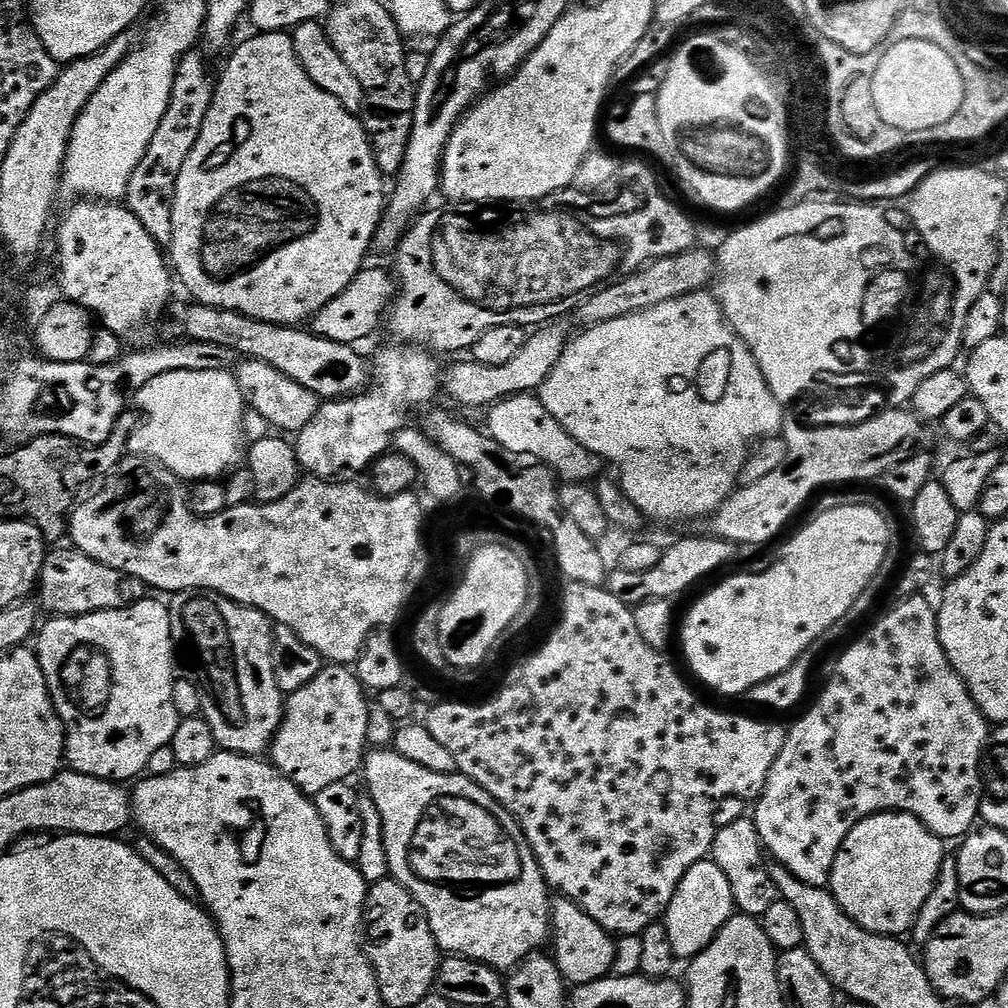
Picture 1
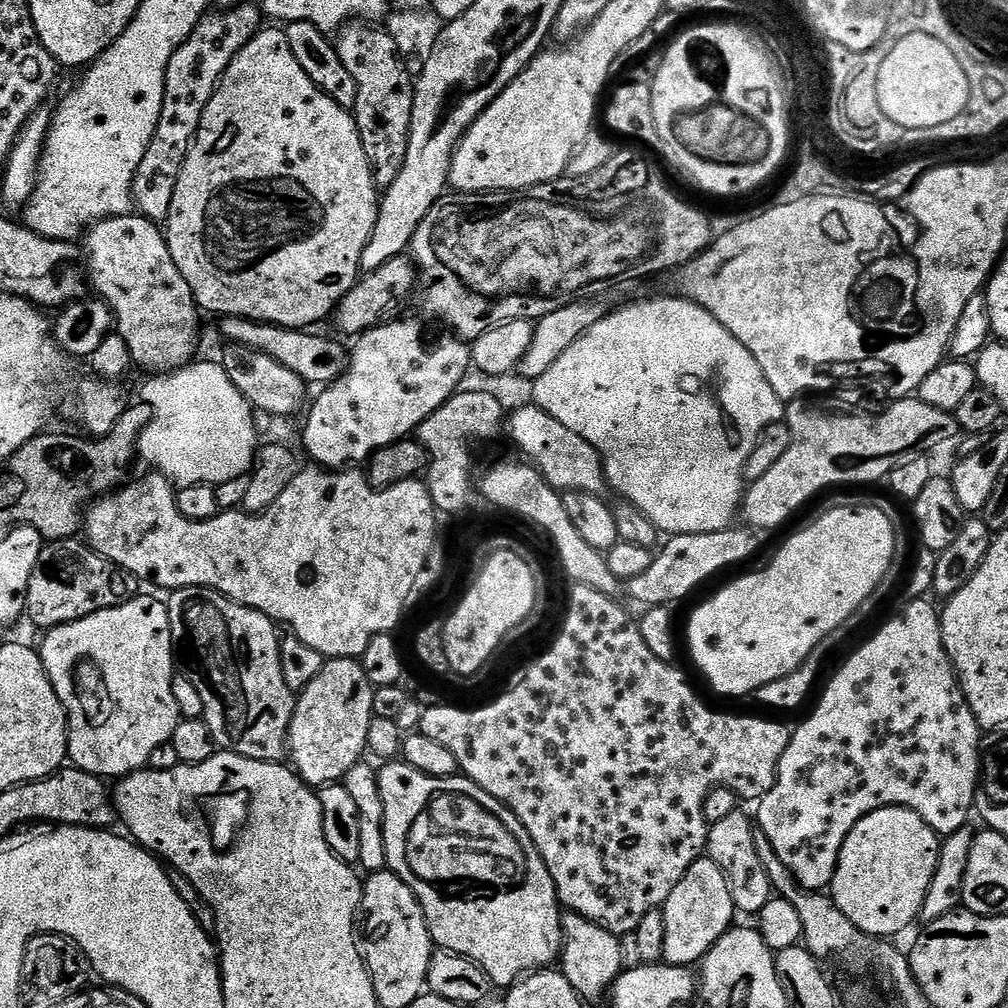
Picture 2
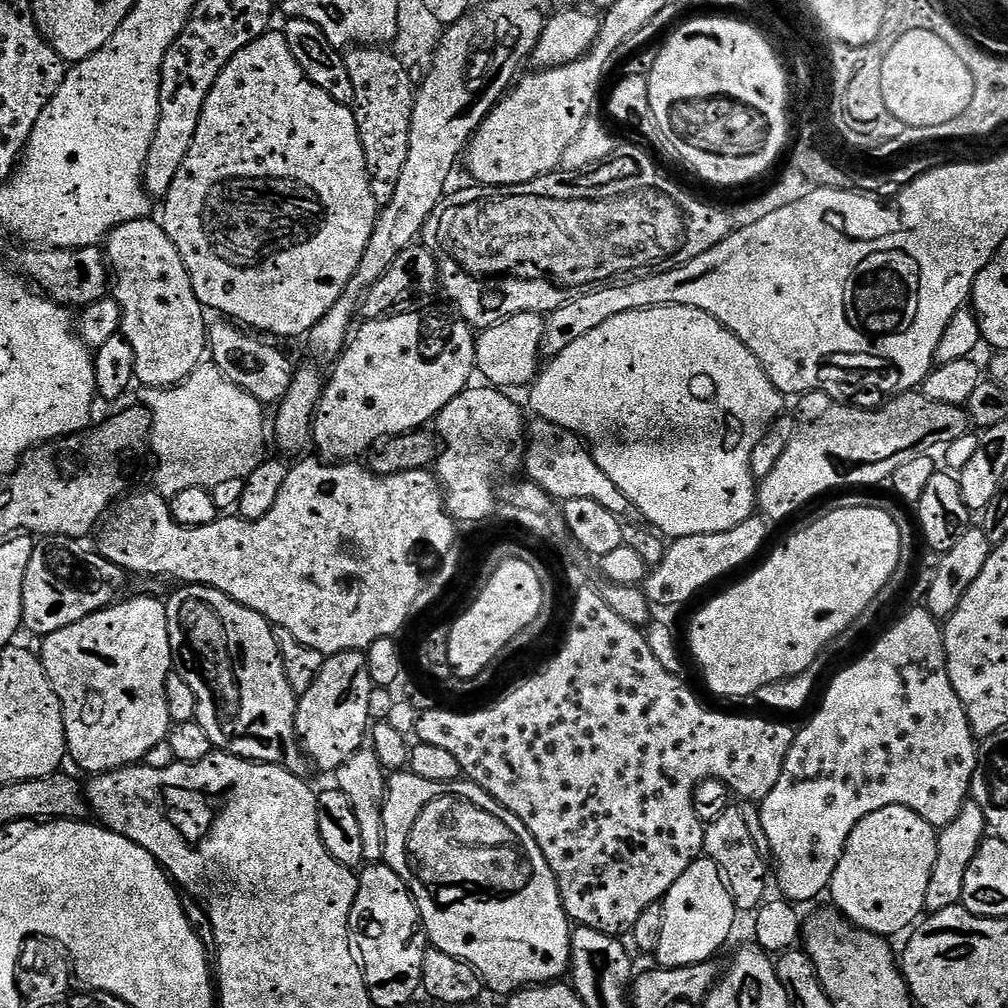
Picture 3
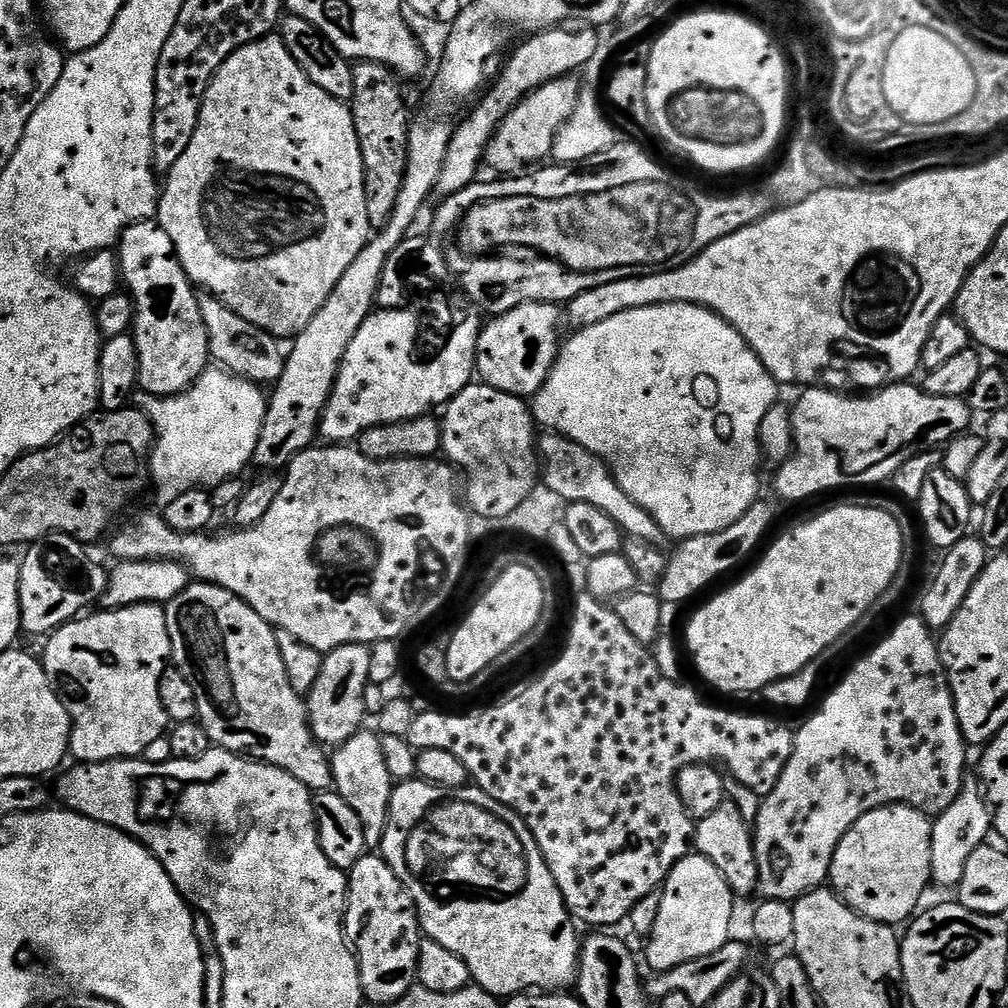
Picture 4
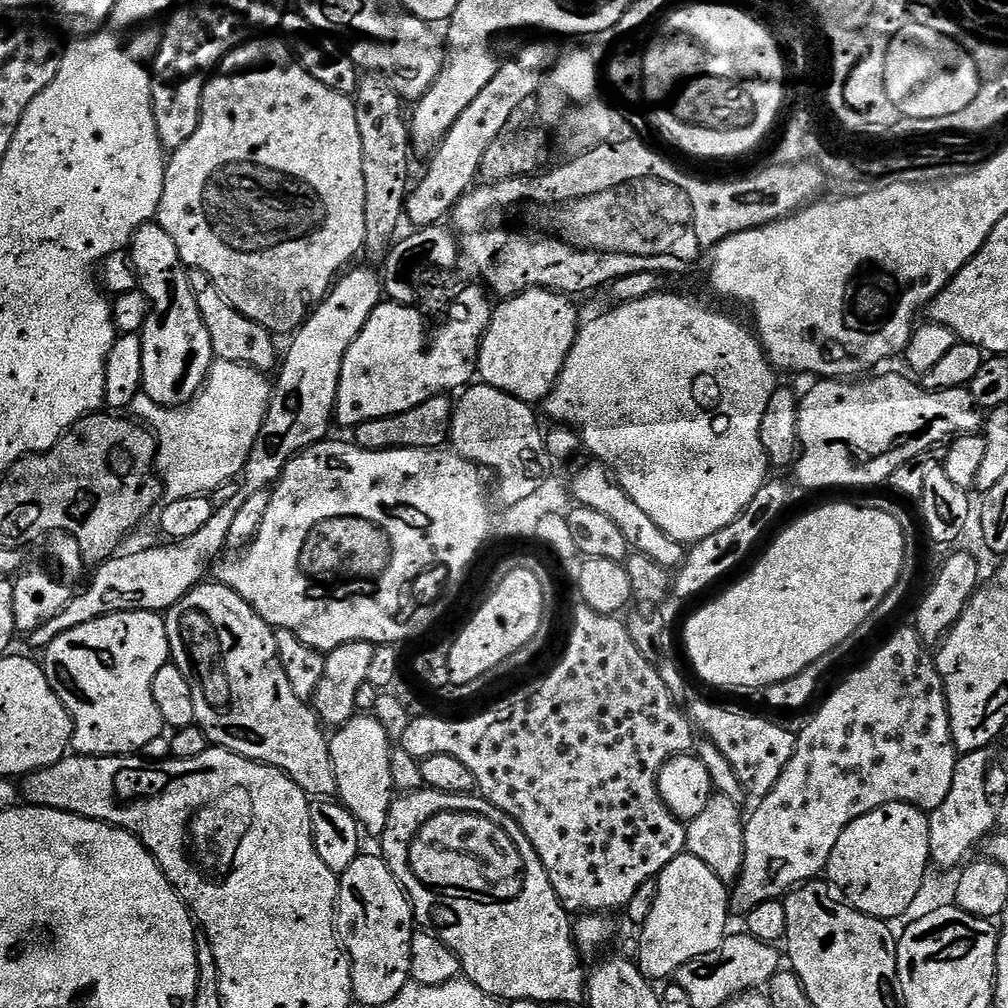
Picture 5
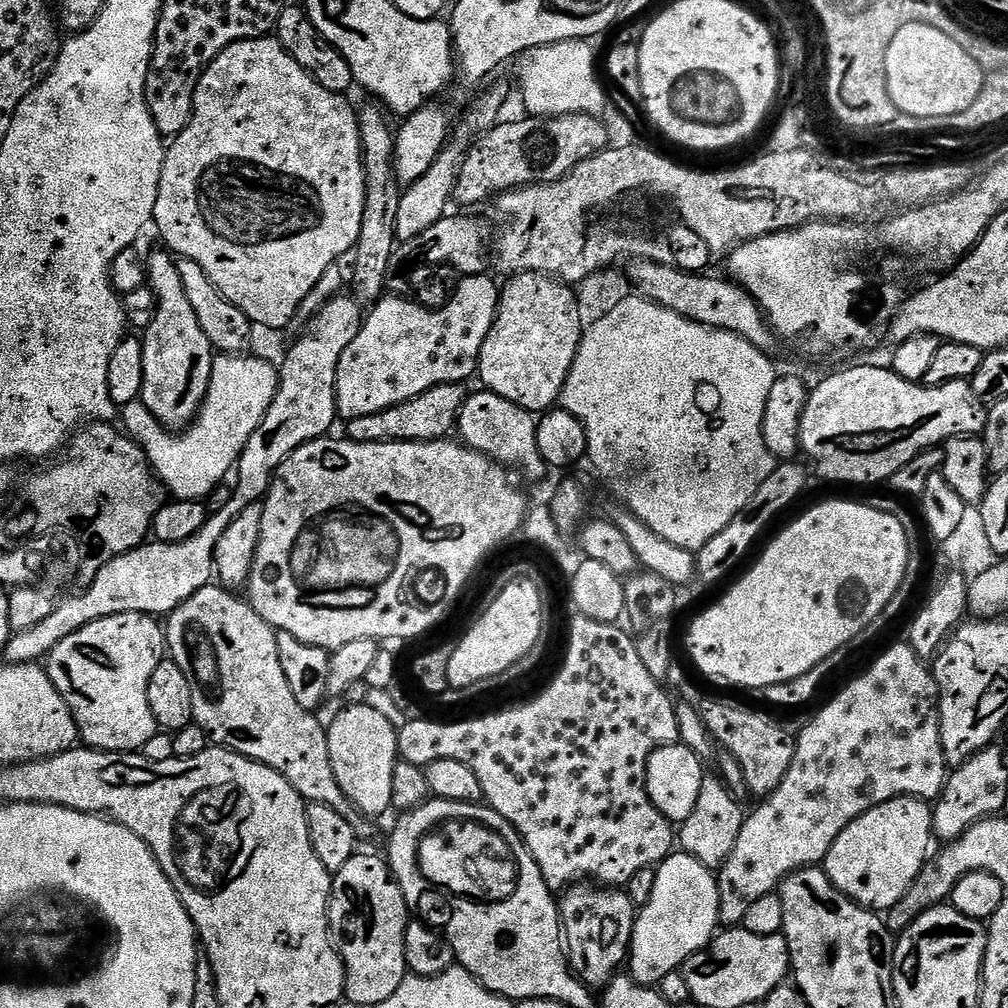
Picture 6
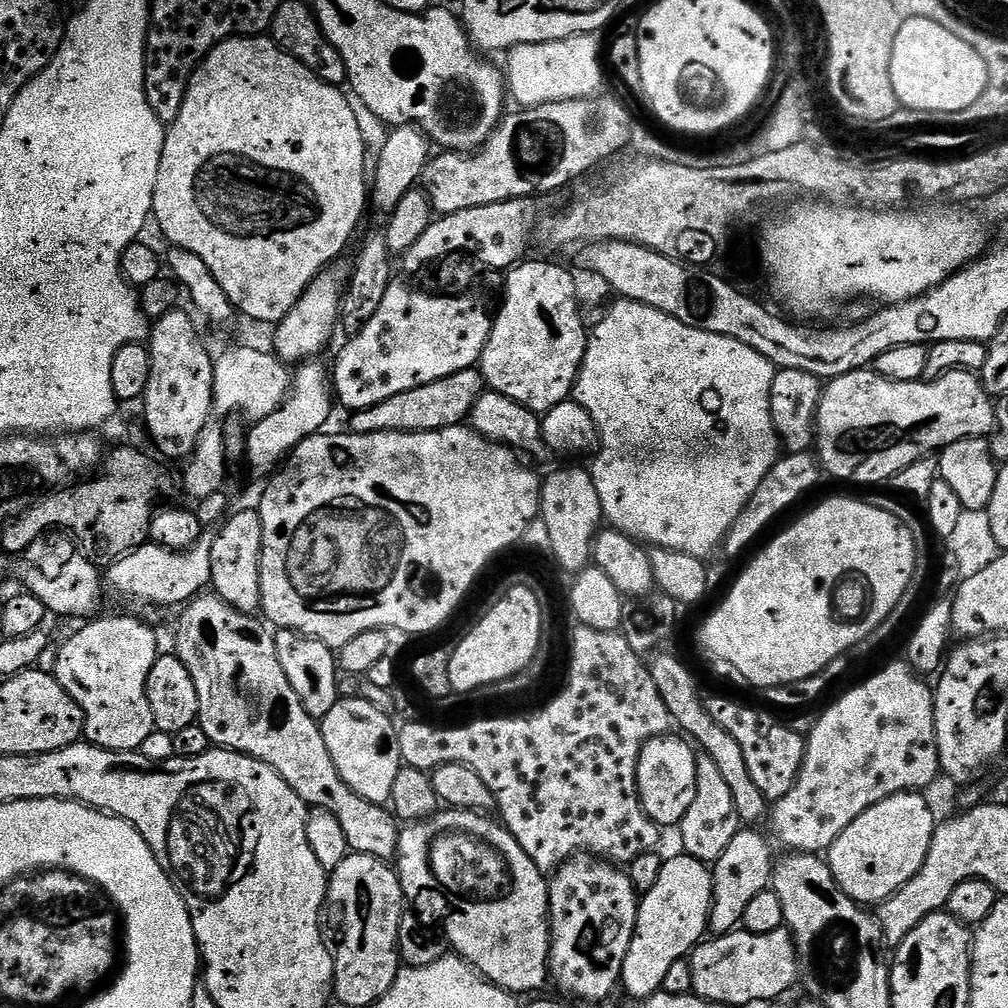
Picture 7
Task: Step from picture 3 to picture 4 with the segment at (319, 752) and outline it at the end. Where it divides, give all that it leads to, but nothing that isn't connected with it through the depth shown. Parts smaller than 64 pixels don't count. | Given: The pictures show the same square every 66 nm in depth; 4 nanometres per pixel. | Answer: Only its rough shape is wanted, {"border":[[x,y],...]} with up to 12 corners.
{"border":[[367,644],[338,646],[306,697],[321,746],[366,720]]}

